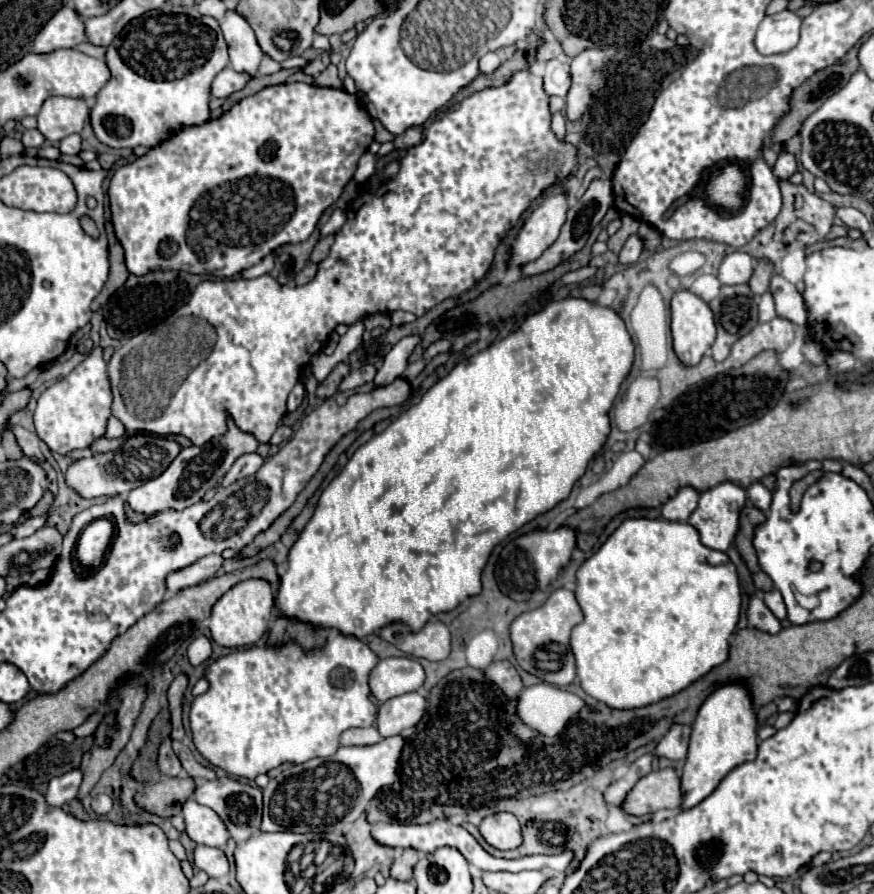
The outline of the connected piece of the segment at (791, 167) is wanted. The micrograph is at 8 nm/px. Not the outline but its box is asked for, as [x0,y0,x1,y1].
[774,151,796,179]

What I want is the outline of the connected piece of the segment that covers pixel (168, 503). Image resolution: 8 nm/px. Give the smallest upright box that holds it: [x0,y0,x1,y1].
[130,425,258,515]

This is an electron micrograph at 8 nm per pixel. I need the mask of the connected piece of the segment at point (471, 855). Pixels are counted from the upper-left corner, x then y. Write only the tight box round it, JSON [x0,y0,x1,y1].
[372,819,574,873]

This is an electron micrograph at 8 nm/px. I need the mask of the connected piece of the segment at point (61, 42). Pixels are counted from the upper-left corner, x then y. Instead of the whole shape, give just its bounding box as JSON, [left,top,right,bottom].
[32,7,84,55]

